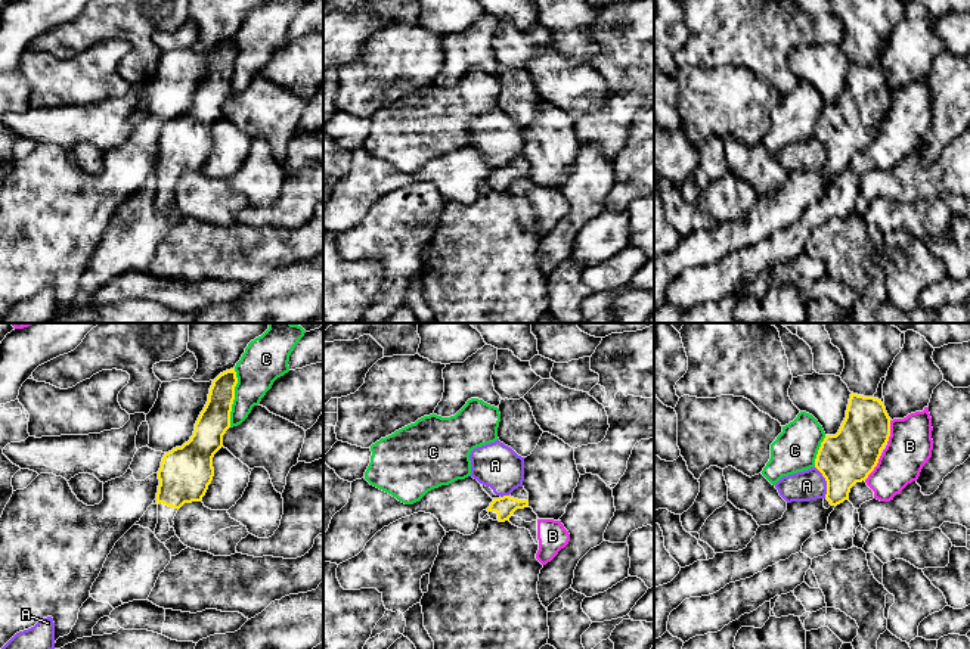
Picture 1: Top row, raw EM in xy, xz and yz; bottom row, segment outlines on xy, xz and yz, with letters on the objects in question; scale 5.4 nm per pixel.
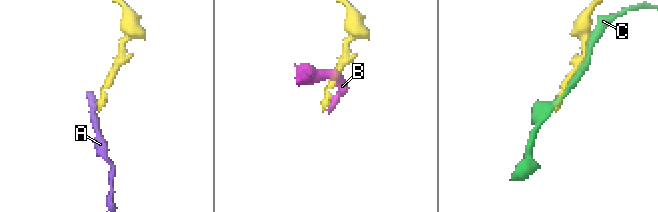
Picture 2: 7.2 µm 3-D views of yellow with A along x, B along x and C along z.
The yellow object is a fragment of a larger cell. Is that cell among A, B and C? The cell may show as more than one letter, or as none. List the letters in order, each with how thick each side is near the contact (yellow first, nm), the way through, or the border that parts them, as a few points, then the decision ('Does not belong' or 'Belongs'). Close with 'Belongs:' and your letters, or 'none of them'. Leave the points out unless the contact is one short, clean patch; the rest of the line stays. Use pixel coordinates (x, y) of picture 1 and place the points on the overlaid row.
A: Thickness 280 nm (yellow) against 170 nm. Boundary: yz (814, 466), (826, 481), (826, 497). Does not belong
B: Thickness 280 nm (yellow) against 240 nm. Boundary: yz (882, 453), (877, 465), (864, 480). Does not belong
C: Thickness 170 nm (yellow) against 240 nm. Does not belong
Belongs: none of them

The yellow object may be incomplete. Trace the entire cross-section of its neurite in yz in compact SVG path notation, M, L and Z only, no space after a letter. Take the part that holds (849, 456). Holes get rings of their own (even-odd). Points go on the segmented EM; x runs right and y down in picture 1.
M881 378L873 397L850 394L846 417L836 435L825 435L815 468L827 481L824 507L849 500L850 488L874 471L890 437L890 417L883 398Z

